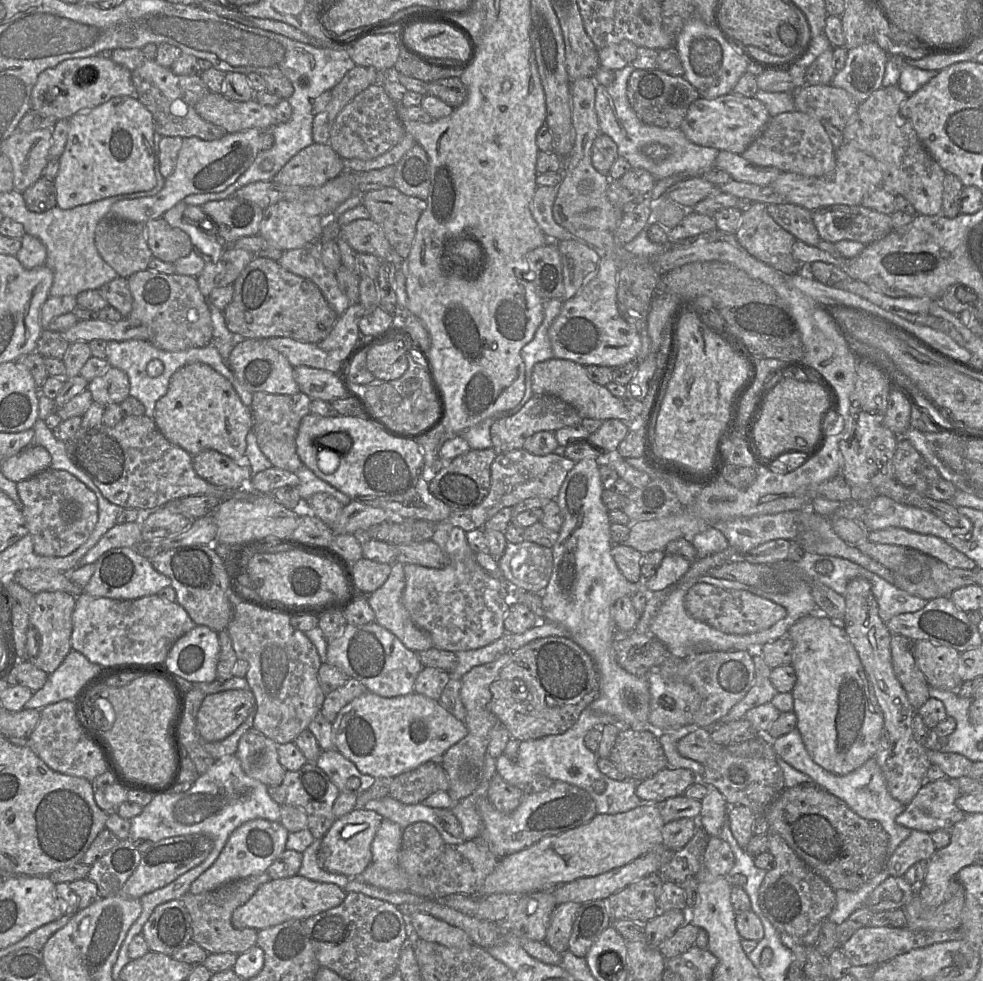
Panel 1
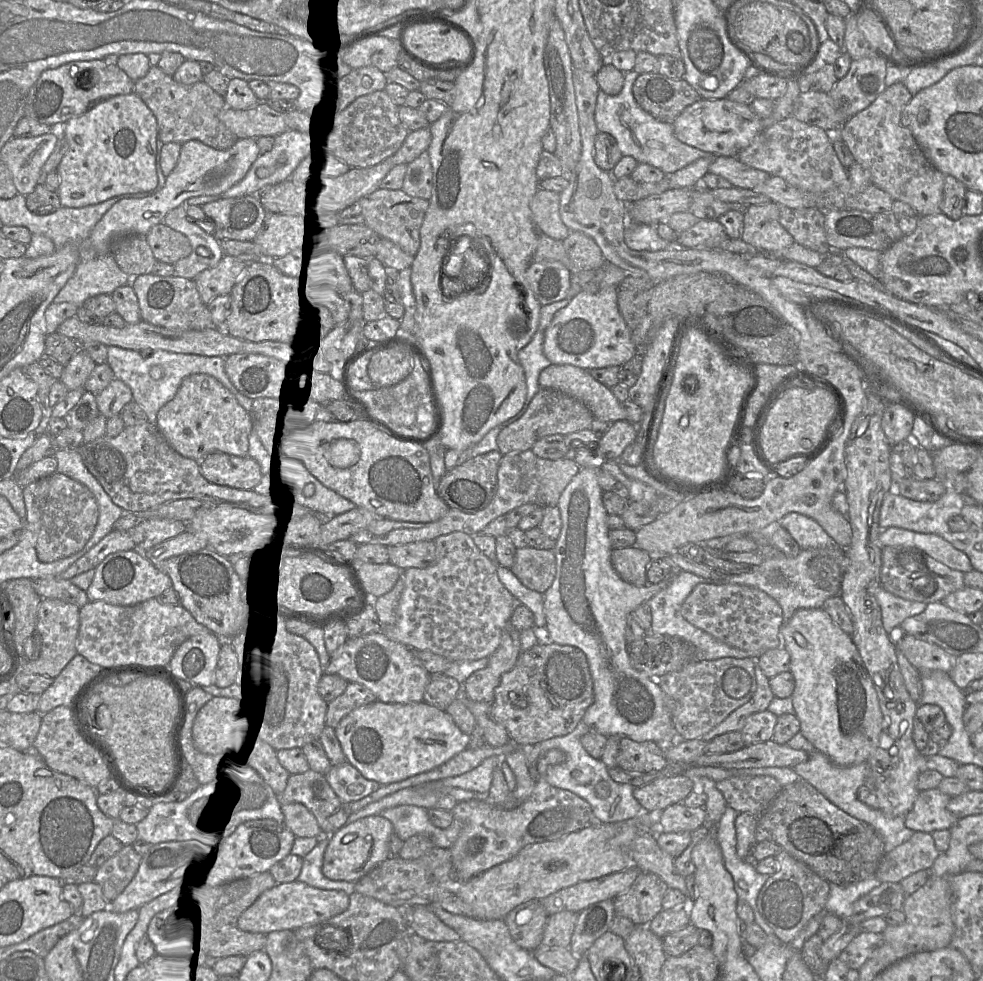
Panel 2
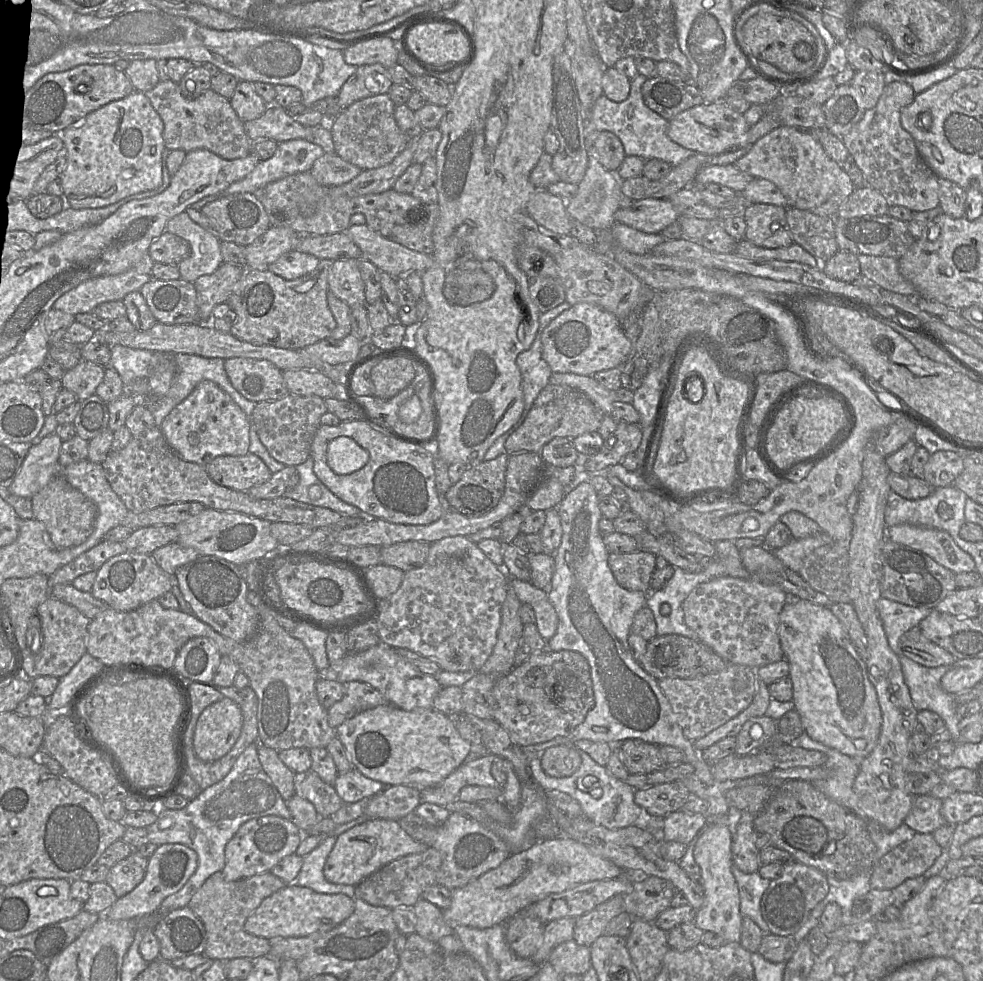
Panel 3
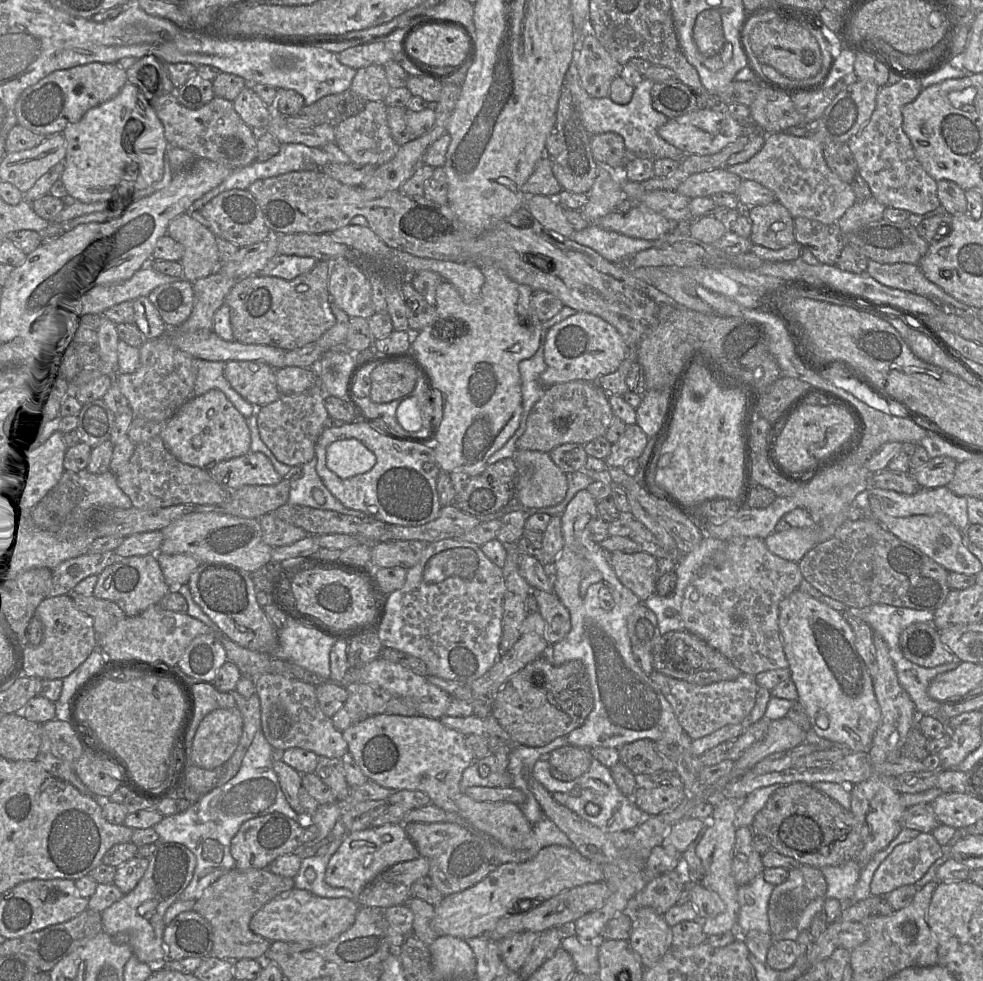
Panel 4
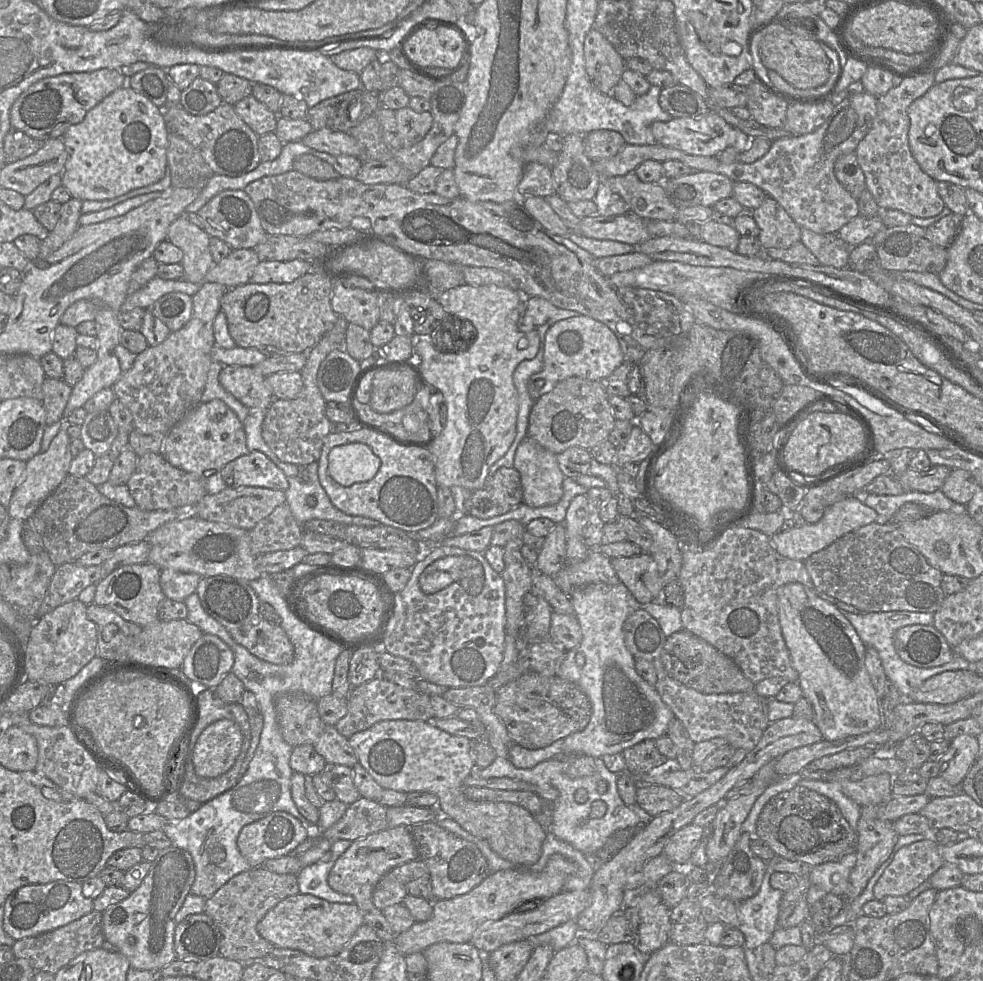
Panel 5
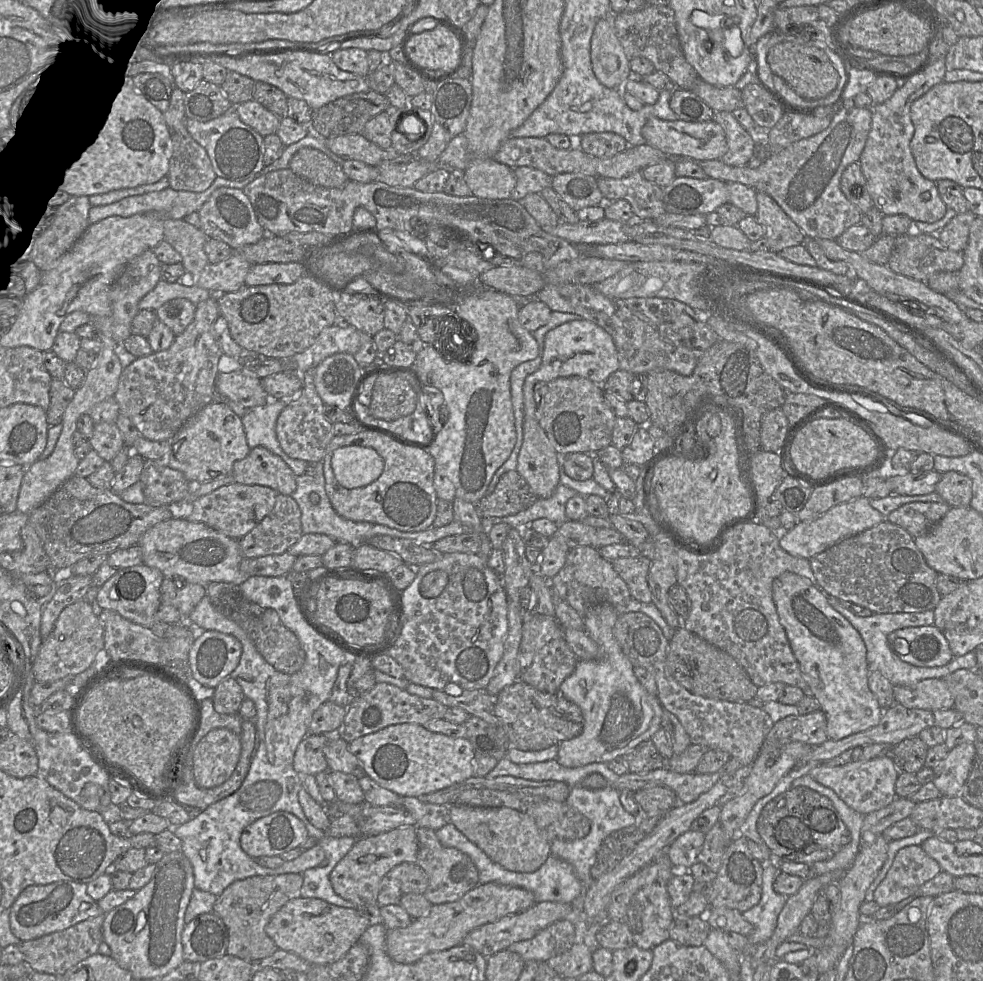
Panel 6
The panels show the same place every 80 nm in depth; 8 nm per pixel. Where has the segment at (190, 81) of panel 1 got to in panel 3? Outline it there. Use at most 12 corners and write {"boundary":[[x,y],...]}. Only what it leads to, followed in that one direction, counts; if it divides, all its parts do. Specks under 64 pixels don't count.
{"boundary":[[168,79],[143,93],[167,150],[244,158],[254,141],[212,88],[182,95]]}

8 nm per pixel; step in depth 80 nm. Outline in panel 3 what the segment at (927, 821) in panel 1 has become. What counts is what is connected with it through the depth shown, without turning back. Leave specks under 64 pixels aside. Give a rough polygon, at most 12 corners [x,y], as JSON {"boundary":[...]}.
{"boundary":[[917,795],[904,823],[919,833],[946,825],[942,799]]}

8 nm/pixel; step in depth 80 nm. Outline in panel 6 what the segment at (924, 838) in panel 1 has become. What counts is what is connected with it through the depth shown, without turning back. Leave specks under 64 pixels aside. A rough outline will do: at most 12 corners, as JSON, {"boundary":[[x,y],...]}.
{"boundary":[[920,845],[902,848],[876,888],[896,905],[941,871]]}

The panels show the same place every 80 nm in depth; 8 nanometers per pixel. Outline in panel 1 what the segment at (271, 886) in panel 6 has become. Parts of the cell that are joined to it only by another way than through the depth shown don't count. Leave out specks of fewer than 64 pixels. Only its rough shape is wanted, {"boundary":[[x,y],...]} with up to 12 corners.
{"boundary":[[264,872],[212,891],[186,893],[192,942],[208,954],[239,955],[257,945],[258,930],[231,917]]}

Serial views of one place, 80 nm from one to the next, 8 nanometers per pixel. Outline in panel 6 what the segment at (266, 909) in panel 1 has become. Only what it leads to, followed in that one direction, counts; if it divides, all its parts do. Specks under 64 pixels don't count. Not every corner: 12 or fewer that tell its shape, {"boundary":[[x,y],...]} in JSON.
{"boundary":[[288,901],[266,925],[308,962],[341,959],[370,926],[356,908]]}

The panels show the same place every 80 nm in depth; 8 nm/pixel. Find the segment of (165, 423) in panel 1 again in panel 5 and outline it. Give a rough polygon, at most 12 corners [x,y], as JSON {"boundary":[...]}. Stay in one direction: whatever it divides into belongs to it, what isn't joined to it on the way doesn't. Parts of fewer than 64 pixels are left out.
{"boundary":[[219,399],[164,436],[171,465],[203,477],[248,453],[243,422]]}

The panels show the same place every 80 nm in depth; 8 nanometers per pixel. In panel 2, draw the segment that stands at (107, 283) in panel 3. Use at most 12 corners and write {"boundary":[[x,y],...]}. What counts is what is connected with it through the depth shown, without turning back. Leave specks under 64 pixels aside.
{"boundary":[[114,258],[81,261],[54,303],[82,307],[130,284]]}

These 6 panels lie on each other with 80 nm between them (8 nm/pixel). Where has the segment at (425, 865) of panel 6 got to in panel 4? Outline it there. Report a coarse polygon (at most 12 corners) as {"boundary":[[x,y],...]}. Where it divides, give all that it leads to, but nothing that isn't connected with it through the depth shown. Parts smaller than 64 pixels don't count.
{"boundary":[[456,823],[404,826],[444,896],[500,865]]}

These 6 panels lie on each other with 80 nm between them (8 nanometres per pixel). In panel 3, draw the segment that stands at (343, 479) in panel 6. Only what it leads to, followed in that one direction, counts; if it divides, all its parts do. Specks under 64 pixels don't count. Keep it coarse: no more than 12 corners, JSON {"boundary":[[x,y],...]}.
{"boundary":[[352,438],[328,444],[327,464],[336,474],[363,468],[368,451]]}

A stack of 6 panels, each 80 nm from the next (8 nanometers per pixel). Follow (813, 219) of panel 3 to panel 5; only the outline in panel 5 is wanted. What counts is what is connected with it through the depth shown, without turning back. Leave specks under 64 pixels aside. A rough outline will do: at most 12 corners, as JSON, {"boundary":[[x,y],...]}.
{"boundary":[[801,229],[801,239],[824,266],[847,268],[850,246],[837,234]]}

